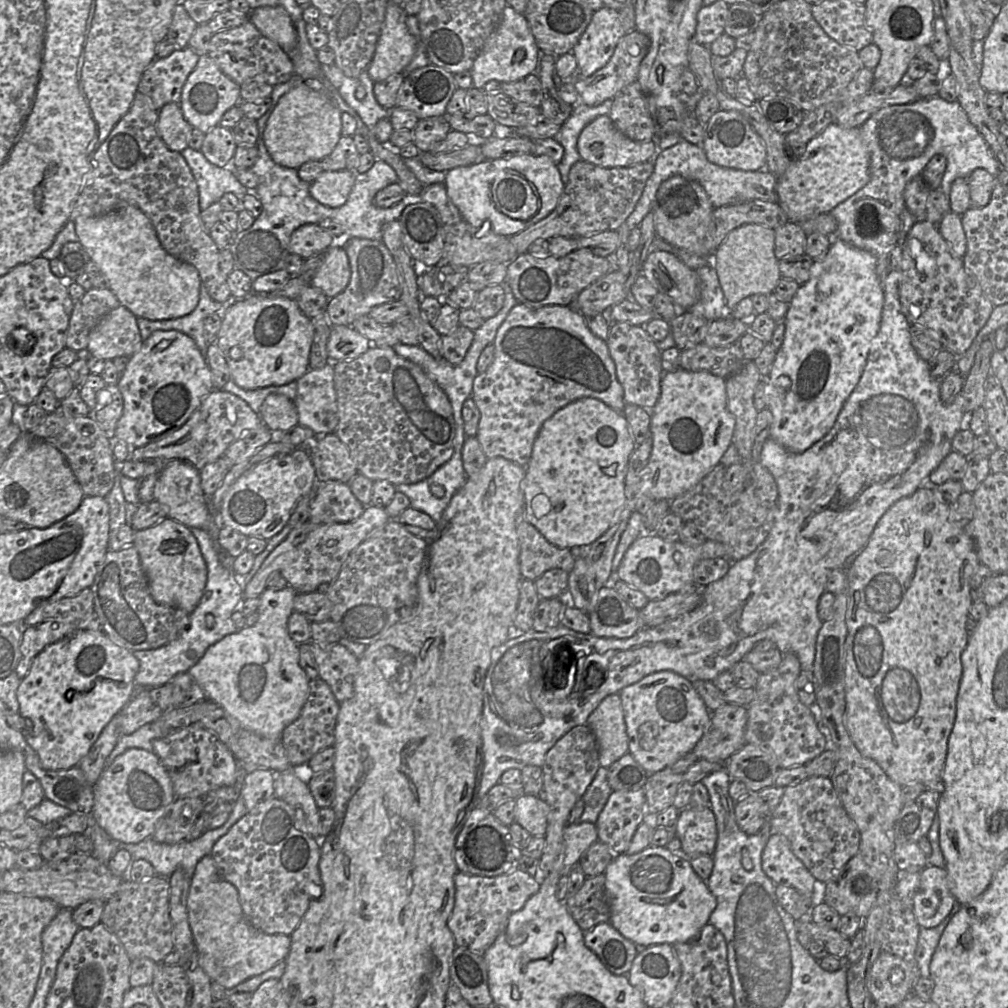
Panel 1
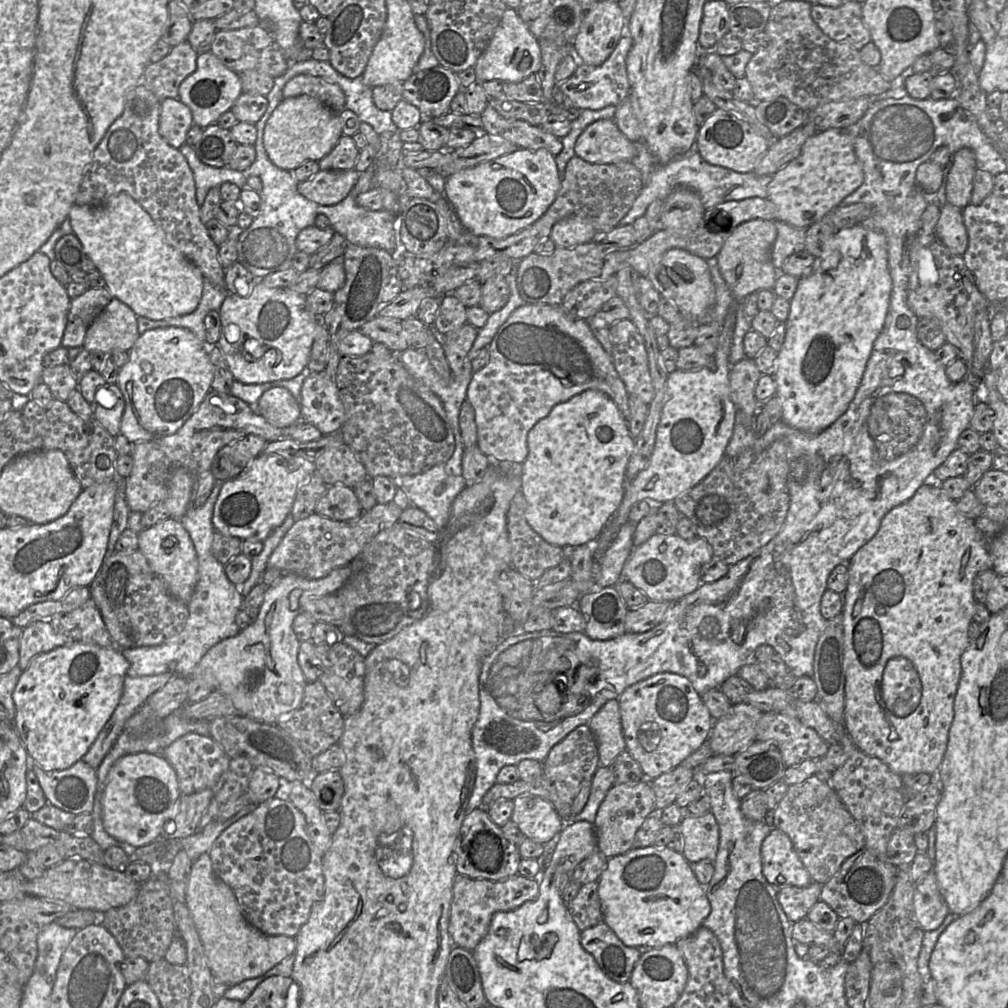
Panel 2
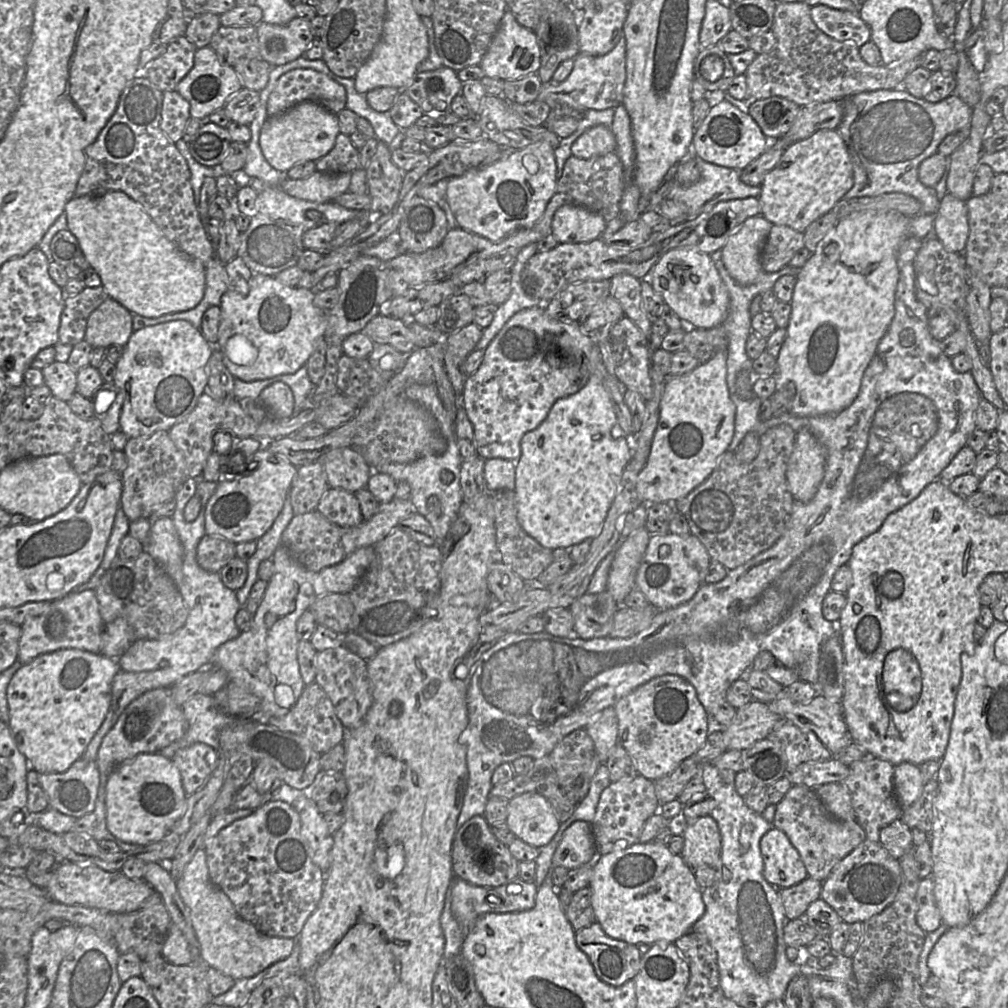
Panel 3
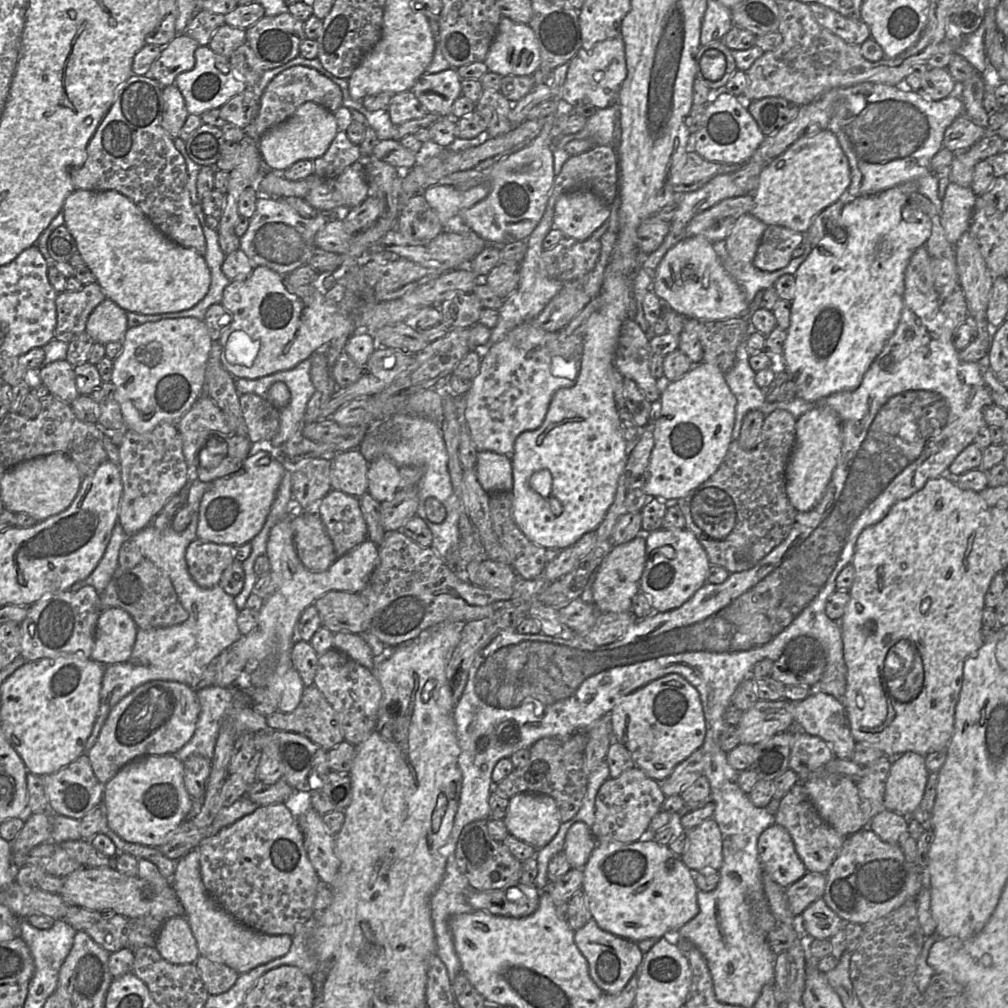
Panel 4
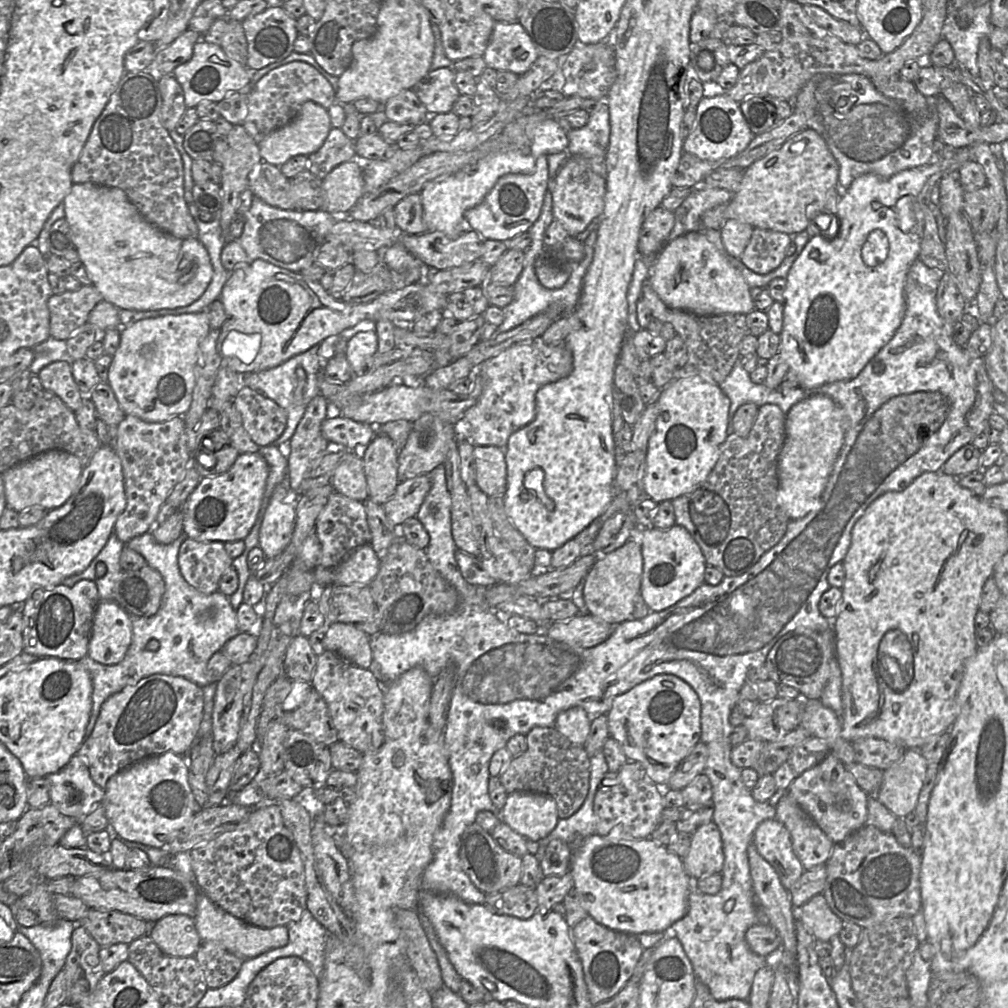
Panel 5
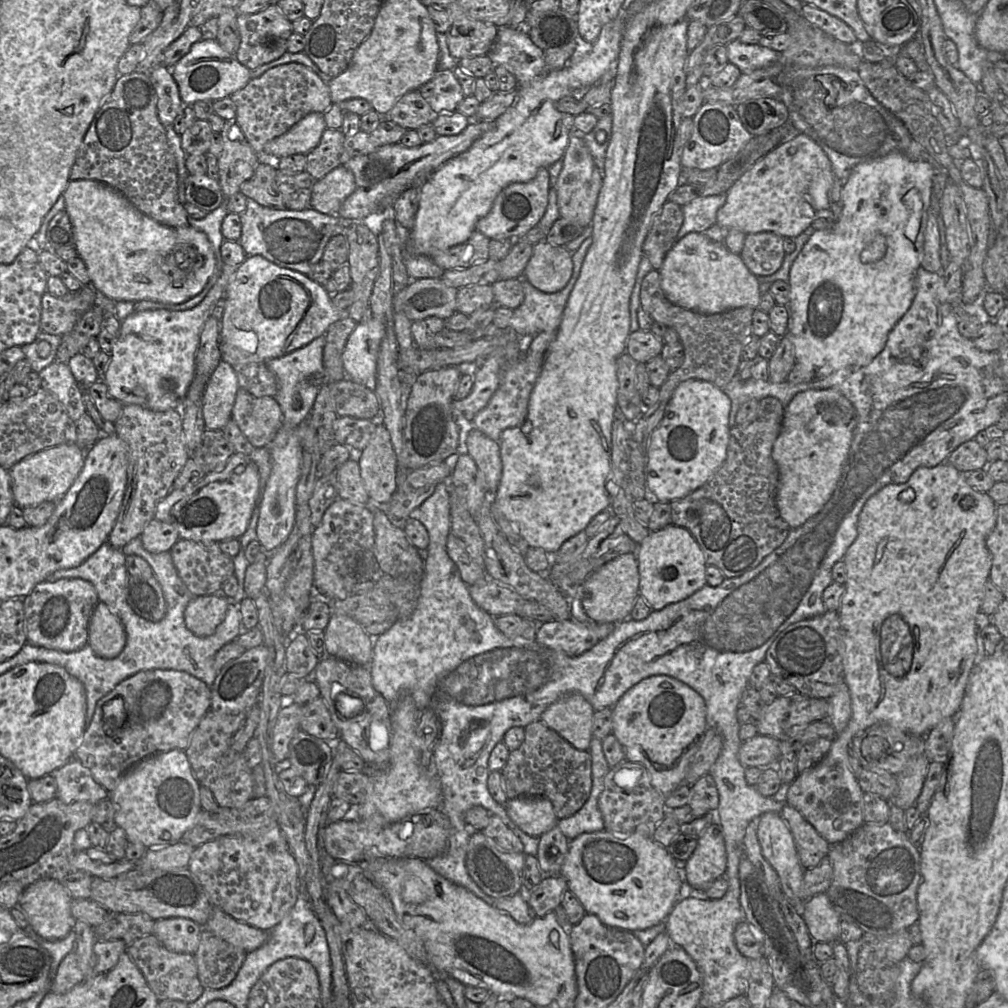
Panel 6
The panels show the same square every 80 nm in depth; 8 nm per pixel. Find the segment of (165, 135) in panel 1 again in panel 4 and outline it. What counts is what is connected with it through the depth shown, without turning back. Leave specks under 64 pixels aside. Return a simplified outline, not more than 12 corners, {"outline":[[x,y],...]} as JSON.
{"outline":[[175,84],[162,89],[161,125],[179,137],[187,116]]}

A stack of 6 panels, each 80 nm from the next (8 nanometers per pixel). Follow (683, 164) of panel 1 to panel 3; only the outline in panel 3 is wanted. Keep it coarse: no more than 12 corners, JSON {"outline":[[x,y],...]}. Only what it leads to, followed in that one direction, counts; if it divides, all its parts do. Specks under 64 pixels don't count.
{"outline":[[694,156],[695,184],[674,178],[667,199],[687,206],[688,221],[717,203],[759,198],[761,186],[740,179],[741,171]]}

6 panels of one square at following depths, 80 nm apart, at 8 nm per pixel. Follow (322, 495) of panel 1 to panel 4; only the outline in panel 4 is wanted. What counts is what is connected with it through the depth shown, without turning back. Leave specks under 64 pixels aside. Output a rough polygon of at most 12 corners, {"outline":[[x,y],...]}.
{"outline":[[331,489],[316,512],[337,558],[368,539],[359,498]]}

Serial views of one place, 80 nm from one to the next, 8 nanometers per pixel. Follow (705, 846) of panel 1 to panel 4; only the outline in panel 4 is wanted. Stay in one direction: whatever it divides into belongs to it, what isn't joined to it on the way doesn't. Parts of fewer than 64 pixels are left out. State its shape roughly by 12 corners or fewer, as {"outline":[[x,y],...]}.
{"outline":[[713,818],[687,832],[683,863],[719,871],[722,834]]}

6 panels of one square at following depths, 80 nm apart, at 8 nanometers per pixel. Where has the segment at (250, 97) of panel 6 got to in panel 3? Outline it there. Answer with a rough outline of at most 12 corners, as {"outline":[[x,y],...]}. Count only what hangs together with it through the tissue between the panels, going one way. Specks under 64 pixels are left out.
{"outline":[[293,69],[278,79],[267,115],[303,101],[338,114],[346,91],[314,69]]}

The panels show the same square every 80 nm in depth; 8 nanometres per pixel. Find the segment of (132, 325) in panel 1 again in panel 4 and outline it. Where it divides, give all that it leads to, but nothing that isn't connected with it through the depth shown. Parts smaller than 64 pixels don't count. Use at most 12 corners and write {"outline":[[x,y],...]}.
{"outline":[[108,298],[86,332],[103,345],[122,342],[127,311]]}

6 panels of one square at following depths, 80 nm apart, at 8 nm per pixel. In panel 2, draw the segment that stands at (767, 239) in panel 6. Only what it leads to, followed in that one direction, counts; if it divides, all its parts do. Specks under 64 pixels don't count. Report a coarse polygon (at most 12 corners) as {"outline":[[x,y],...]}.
{"outline":[[774,221],[771,251],[781,272],[789,256],[805,250],[806,229]]}

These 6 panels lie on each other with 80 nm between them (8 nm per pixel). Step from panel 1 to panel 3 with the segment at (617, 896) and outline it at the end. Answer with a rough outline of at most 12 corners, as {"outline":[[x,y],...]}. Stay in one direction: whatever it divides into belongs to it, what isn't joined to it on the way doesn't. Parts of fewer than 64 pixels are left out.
{"outline":[[637,842],[592,863],[596,922],[675,943],[705,912],[681,854]]}

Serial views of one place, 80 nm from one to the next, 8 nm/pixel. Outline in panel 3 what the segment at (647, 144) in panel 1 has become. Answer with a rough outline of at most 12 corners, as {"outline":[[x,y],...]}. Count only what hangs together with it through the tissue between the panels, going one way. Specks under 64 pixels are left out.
{"outline":[[612,129],[585,131],[571,146],[572,156],[590,159],[616,151]]}

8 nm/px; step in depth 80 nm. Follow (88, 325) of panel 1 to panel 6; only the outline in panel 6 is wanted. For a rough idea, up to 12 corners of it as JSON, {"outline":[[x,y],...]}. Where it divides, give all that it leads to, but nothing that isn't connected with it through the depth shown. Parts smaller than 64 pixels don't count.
{"outline":[[82,286],[64,297],[46,291],[41,331],[63,336],[97,303]]}

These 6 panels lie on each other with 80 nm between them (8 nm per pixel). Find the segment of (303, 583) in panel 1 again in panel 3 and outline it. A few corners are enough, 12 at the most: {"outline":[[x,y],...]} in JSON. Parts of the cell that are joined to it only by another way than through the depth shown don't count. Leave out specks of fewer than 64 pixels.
{"outline":[[411,499],[380,504],[341,527],[317,510],[294,515],[282,545],[318,572],[374,546],[417,512]]}

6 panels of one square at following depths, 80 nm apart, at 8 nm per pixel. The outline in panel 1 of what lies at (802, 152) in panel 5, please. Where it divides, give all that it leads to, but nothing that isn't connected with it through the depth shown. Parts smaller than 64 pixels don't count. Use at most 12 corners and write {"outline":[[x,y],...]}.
{"outline":[[831,123],[777,178],[800,223],[870,180],[860,127]]}

